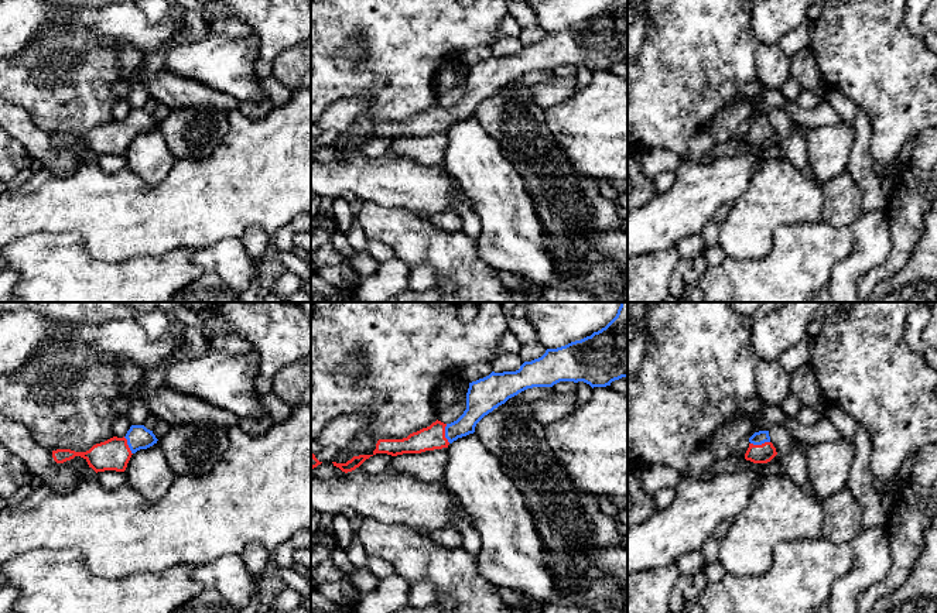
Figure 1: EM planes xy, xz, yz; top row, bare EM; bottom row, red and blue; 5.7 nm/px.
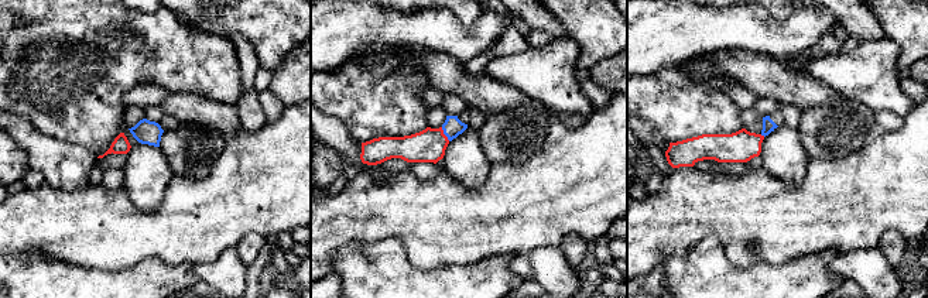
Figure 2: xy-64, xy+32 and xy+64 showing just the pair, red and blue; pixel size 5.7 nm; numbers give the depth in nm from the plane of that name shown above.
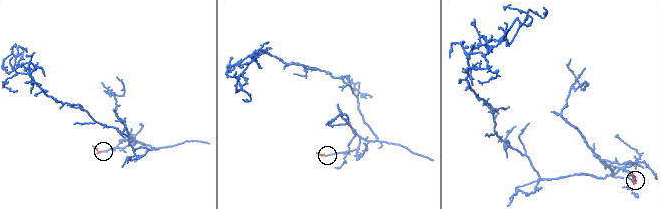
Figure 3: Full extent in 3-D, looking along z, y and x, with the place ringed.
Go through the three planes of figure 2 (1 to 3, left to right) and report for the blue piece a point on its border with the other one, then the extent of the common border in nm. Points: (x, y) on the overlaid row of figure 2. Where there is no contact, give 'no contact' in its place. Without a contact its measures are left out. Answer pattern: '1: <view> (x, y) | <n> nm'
1: no contact
2: xy+32 (444, 134) | 90 nm
3: xy+64 (763, 136) | 30 nm

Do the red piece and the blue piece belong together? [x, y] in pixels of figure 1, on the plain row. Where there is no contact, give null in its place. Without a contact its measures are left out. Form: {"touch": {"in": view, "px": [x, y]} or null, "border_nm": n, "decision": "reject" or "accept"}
{"touch": {"in": "xz", "px": [444, 117]}, "border_nm": 110, "decision": "accept"}

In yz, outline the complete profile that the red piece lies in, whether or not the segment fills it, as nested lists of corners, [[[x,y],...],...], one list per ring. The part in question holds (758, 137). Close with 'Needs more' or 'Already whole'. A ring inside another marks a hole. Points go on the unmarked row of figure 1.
[[[769,114],[755,116],[749,121],[749,126],[749,131],[745,137],[746,144],[753,147],[767,147],[777,138],[776,131],[770,126]]]. Needs more

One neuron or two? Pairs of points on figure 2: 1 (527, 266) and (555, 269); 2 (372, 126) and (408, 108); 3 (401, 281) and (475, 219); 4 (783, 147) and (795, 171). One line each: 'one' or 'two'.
1: one
2: one
3: two
4: one

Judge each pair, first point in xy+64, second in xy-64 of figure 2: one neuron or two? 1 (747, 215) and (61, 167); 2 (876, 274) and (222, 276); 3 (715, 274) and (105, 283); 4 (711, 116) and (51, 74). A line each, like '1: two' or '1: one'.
1: two
2: one
3: one
4: one

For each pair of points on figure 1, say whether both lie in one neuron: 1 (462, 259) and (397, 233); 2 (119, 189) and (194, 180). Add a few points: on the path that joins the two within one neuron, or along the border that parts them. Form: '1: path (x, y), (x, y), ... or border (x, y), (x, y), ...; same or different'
1: path (447, 250), (417, 242), (413, 237); same
2: path (137, 197), (175, 197); same

